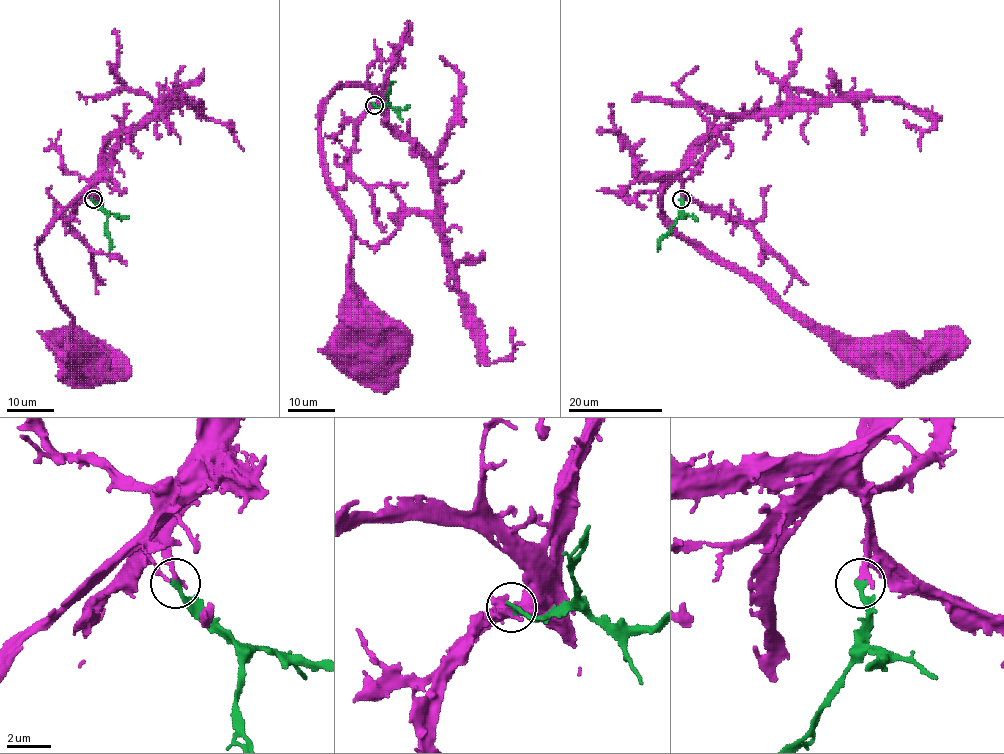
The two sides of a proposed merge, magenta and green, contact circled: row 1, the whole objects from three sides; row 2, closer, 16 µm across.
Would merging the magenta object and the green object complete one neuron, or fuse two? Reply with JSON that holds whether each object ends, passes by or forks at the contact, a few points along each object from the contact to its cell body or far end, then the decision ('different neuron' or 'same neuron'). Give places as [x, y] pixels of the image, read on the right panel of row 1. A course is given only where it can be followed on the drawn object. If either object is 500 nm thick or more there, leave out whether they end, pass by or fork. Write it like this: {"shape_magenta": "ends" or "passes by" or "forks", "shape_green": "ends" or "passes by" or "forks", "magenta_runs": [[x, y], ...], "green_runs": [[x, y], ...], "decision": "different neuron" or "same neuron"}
{"shape_magenta": "ends", "shape_green": "ends", "magenta_runs": [[680, 199], [675, 179], [662, 213], [679, 233], [758, 276], [801, 320], [855, 337], [880, 361], [905, 362]], "green_runs": [[680, 199], [683, 211], [659, 242], [657, 252]], "decision": "same neuron"}

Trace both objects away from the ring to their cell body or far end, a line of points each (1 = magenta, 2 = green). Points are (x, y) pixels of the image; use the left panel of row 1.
1: (92, 199), (96, 179), (58, 213), (37, 251), (44, 276), (71, 320), (70, 341), (82, 362)
2: (92, 199), (106, 217), (109, 252)

